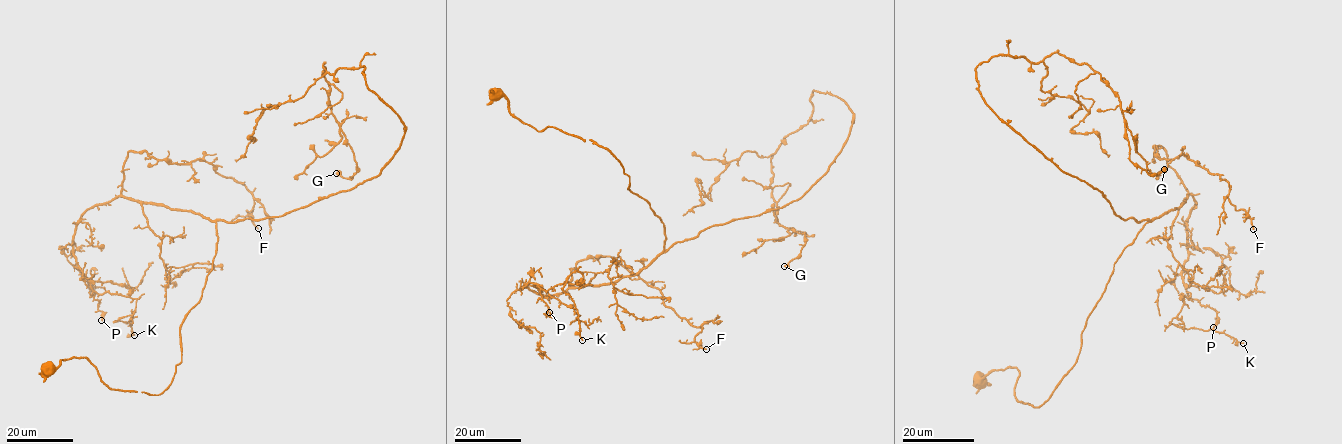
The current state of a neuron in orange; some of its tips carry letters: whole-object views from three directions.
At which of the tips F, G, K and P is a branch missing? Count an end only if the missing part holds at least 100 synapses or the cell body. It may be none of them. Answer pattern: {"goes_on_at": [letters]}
{"goes_on_at": []}

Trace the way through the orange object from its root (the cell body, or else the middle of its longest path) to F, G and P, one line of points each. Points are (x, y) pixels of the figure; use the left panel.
F: (46, 370), (85, 357), (159, 395), (181, 361), (216, 223), (126, 198), (129, 151), (209, 162), (258, 228)
G: (46, 370), (161, 394), (215, 222), (397, 152), (363, 66), (322, 65), (357, 170), (336, 173)
P: (46, 370), (85, 357), (112, 389), (161, 394), (216, 223), (122, 197), (90, 207), (73, 252), (101, 320)

